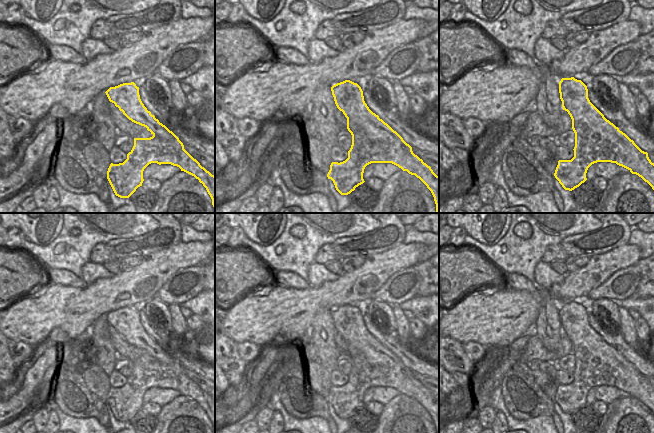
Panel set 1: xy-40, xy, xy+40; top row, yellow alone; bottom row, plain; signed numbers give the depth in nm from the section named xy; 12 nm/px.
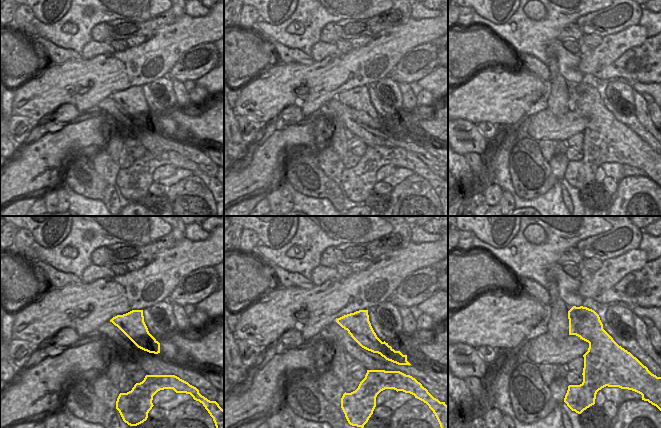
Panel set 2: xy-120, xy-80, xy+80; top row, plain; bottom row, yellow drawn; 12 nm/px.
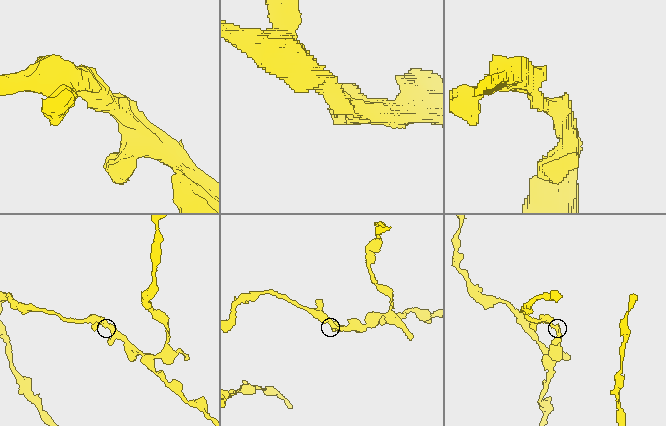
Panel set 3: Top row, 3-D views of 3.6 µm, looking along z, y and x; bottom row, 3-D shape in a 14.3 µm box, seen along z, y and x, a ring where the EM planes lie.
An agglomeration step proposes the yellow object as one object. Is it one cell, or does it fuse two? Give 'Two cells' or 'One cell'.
One cell.

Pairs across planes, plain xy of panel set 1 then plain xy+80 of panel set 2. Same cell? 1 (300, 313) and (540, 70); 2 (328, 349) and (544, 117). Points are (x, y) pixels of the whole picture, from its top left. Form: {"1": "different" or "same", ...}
{"1": "different", "2": "different"}

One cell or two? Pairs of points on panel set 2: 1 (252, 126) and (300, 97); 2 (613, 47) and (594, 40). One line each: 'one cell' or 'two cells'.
1: two cells
2: two cells

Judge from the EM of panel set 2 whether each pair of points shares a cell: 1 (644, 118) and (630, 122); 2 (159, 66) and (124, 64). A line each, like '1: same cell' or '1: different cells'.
1: different cells
2: same cell

